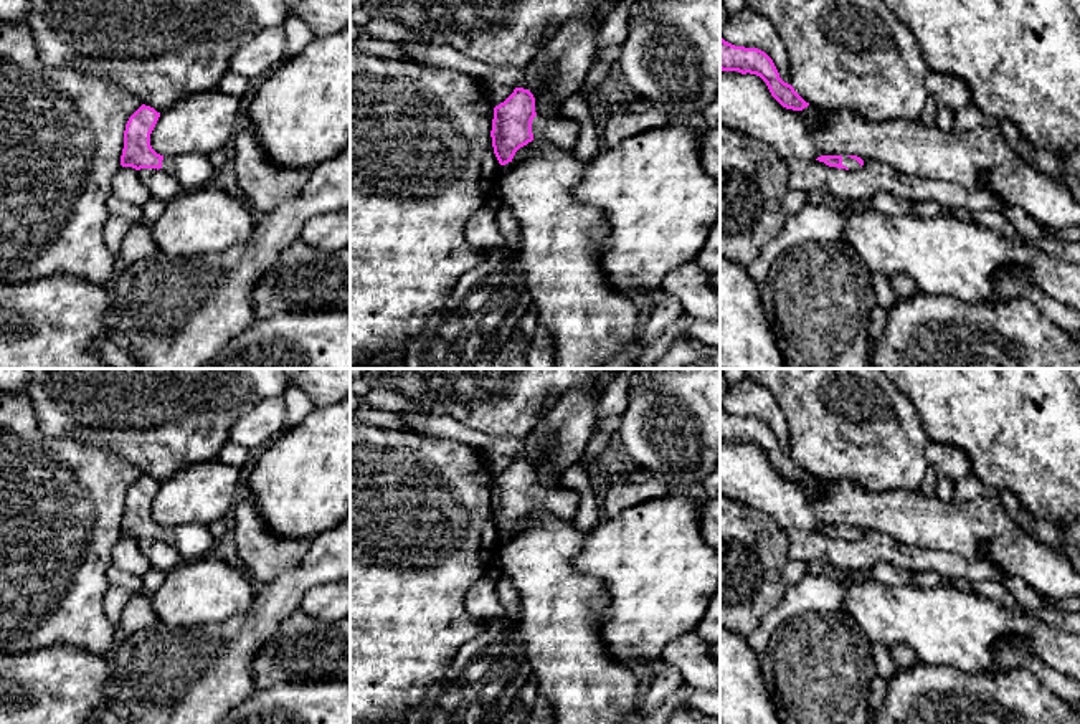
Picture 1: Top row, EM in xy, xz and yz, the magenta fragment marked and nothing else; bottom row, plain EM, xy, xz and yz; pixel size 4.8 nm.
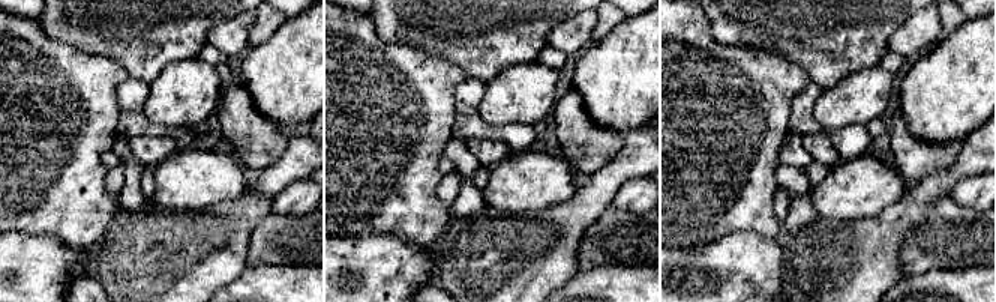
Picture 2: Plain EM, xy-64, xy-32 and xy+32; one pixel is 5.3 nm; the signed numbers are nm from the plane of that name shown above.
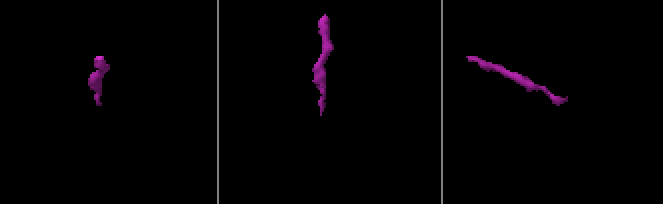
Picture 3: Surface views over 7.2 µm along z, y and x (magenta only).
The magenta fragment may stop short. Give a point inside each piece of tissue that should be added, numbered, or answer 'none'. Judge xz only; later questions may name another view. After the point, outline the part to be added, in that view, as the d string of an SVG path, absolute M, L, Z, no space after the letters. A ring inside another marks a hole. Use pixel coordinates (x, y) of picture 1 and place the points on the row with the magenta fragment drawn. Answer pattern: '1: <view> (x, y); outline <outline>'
1: xz (563, 133); outline M535 116L532 121L533 139L545 139L555 147L573 150L580 137L580 124L573 119L545 119Z

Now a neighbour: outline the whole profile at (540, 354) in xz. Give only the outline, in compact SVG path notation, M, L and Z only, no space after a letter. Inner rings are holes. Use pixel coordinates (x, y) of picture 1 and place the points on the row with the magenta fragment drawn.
M540 326L530 339L527 367L555 369L555 345L550 332L543 326Z

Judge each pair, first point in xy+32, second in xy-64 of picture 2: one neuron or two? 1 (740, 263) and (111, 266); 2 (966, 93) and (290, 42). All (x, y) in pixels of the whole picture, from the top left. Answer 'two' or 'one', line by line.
1: two
2: one

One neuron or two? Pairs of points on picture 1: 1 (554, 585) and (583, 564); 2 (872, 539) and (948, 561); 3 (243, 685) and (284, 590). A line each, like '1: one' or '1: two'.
1: two
2: one
3: one

